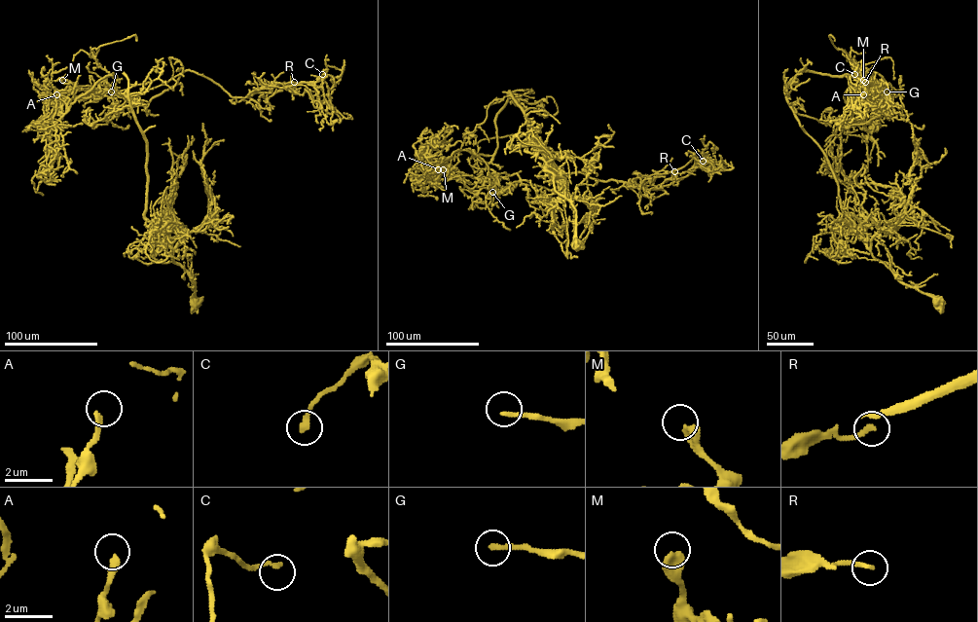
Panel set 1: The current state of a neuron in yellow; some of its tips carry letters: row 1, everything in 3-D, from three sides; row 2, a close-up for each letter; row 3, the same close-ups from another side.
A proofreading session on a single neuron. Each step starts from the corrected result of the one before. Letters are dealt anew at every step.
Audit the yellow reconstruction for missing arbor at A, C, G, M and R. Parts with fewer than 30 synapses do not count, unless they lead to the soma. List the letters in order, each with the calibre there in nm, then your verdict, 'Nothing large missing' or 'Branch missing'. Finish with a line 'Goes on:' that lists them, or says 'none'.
A: Thickness 240 nm. Nothing large missing
C: Thickness 220 nm. Nothing large missing
G: Thickness 220 nm. Nothing large missing
M: Thickness 500 nm. Nothing large missing
R: Thickness 190 nm. Nothing large missing
Goes on: none

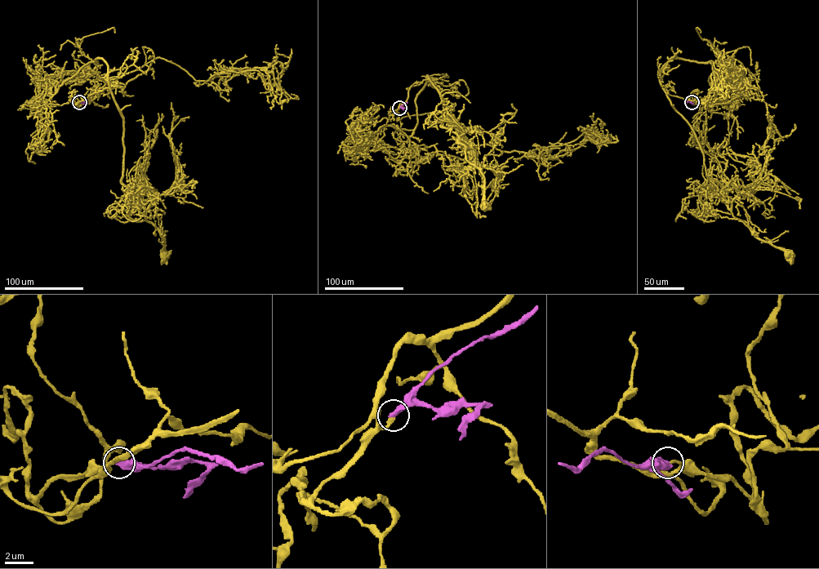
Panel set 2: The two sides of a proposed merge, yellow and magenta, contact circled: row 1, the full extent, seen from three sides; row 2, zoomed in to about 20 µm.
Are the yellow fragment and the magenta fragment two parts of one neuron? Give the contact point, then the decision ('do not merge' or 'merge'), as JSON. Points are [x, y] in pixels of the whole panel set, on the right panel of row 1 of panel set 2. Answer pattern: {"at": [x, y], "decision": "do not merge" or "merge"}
{"at": [692, 102], "decision": "merge"}

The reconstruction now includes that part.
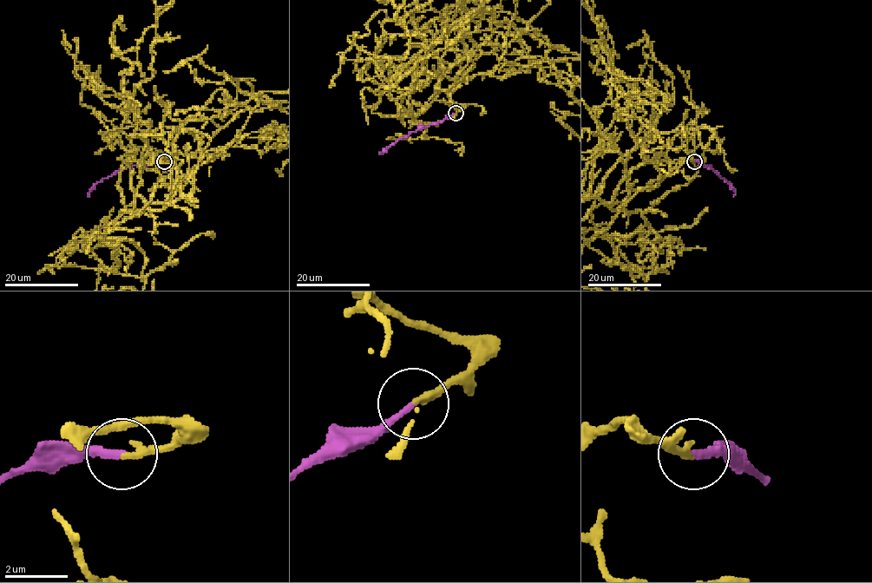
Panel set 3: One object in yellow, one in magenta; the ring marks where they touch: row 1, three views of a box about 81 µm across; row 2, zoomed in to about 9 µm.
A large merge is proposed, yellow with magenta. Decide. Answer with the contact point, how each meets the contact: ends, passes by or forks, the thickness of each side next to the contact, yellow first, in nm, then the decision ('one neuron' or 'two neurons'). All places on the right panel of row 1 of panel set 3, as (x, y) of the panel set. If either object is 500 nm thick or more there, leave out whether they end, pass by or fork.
(694, 161) | yellow ends | magenta ends | 240/220 nm | one neuron

